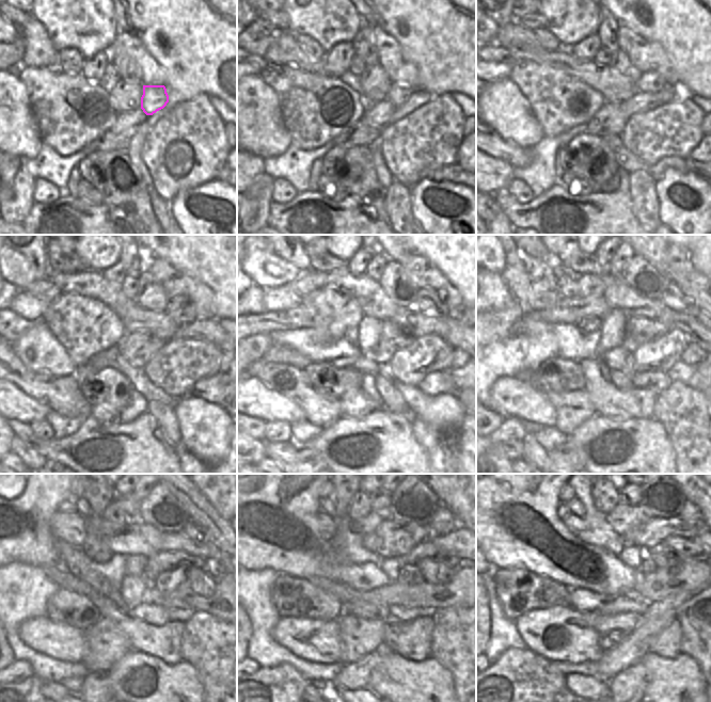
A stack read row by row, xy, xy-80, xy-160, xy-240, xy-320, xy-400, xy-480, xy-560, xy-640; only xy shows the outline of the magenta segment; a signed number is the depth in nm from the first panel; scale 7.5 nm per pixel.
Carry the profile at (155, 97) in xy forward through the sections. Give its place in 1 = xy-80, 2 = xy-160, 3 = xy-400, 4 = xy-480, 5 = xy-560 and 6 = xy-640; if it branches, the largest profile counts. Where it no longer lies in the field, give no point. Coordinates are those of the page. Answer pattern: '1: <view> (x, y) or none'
1: xy-80 (398, 93)
2: xy-160 (650, 81)
3: xy-400 (672, 302)
4: xy-480 (192, 530)
5: xy-560 (443, 522)
6: xy-640 (690, 511)

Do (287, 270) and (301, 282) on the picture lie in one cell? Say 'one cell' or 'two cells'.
two cells

